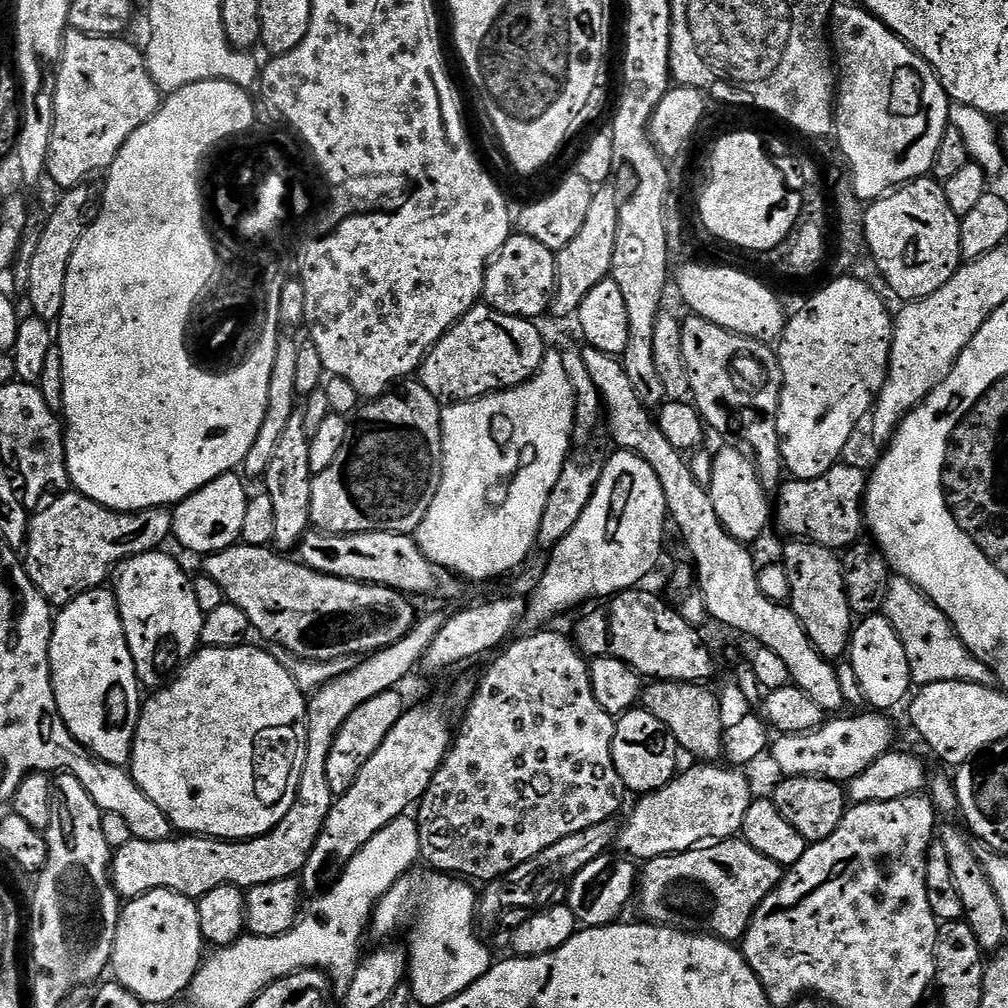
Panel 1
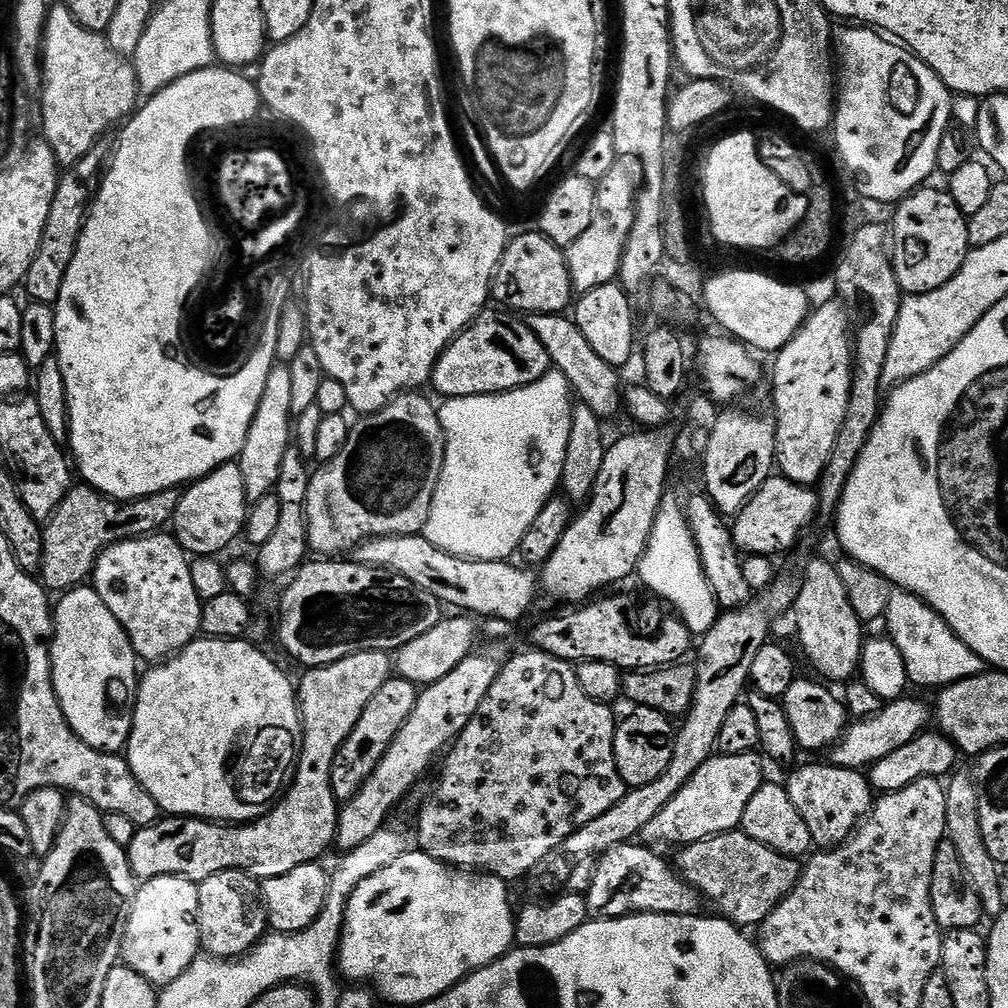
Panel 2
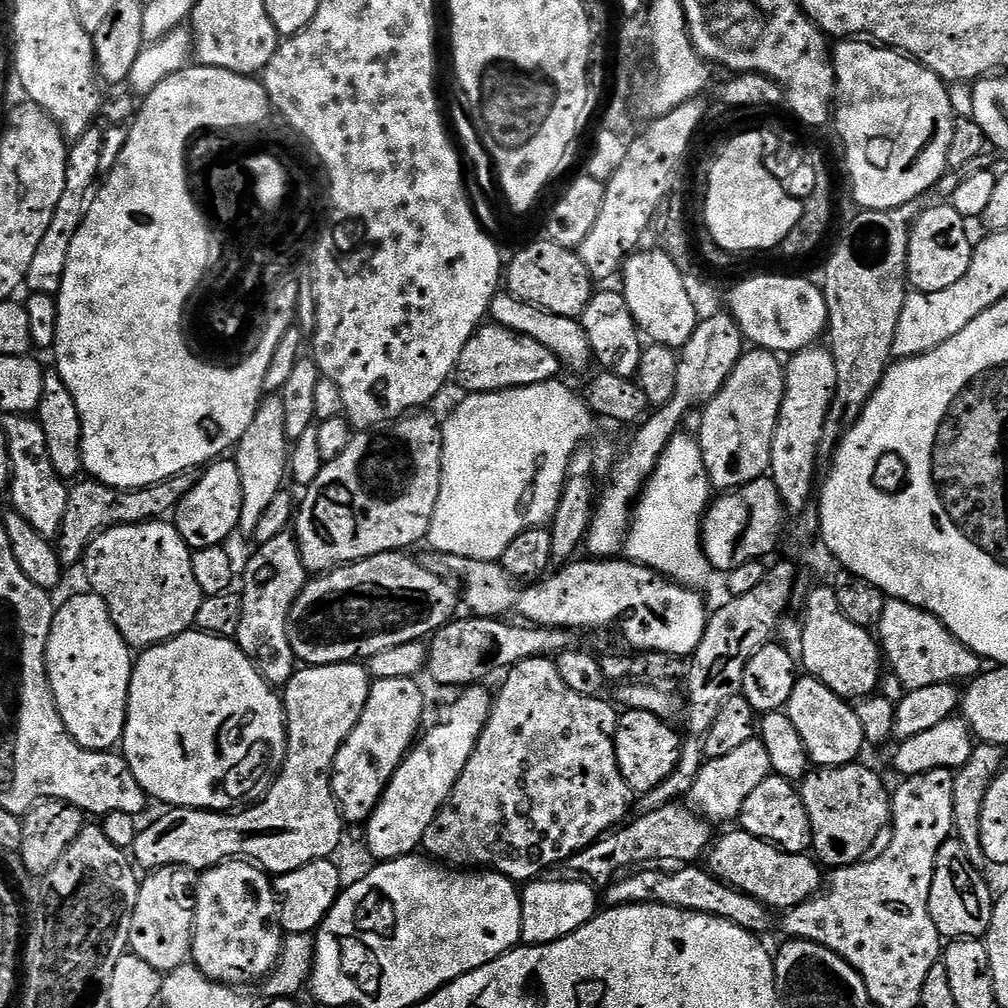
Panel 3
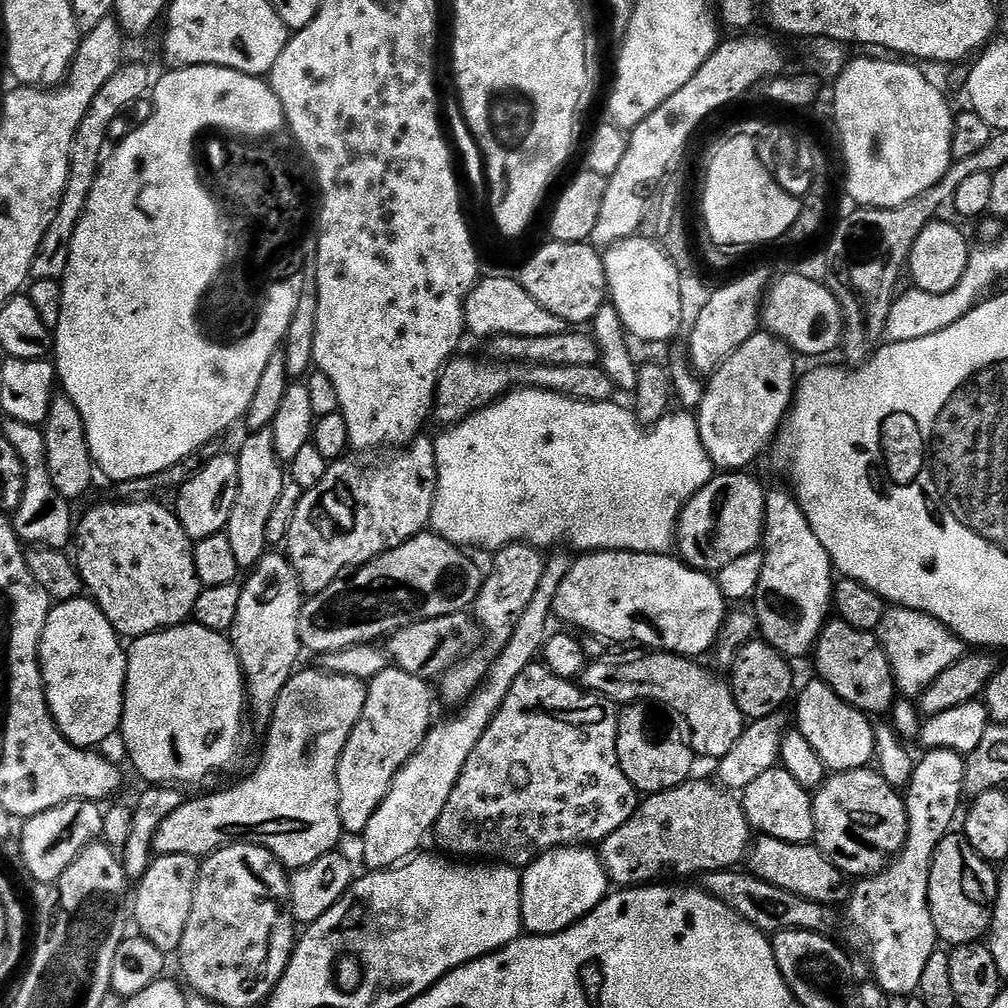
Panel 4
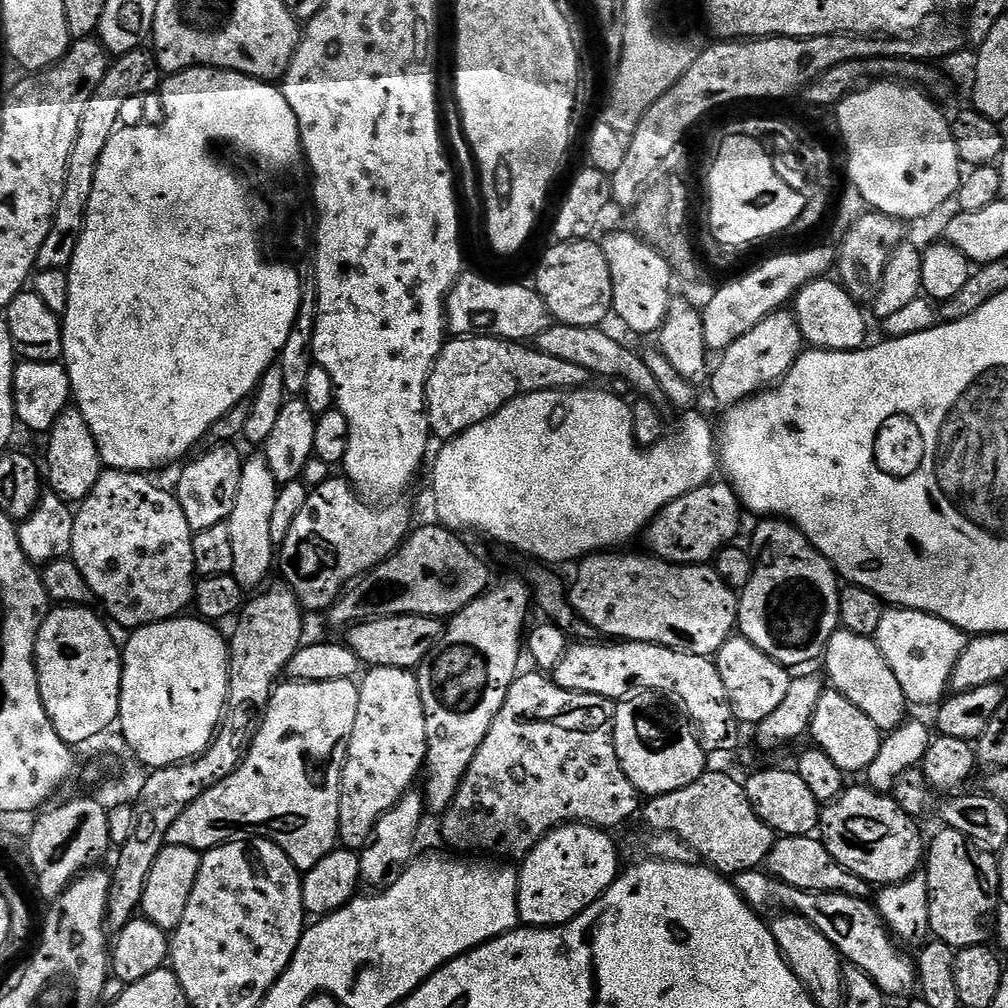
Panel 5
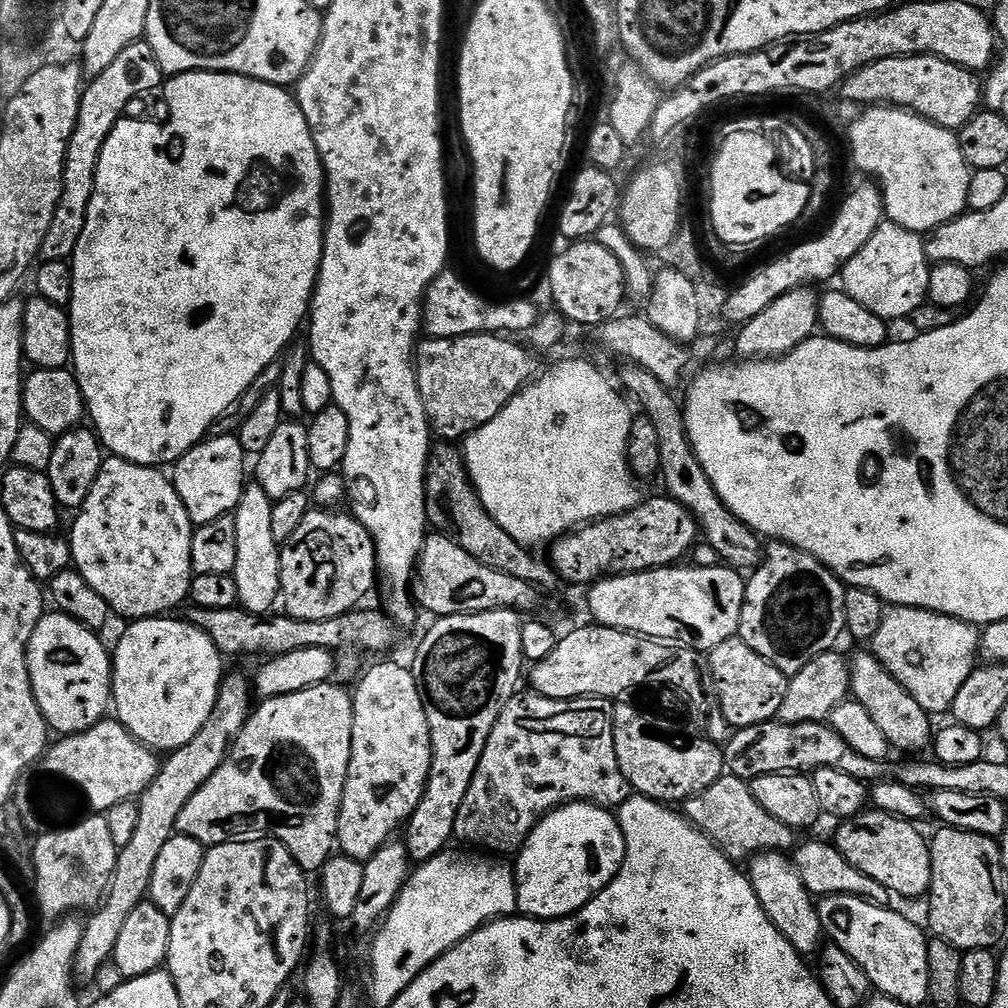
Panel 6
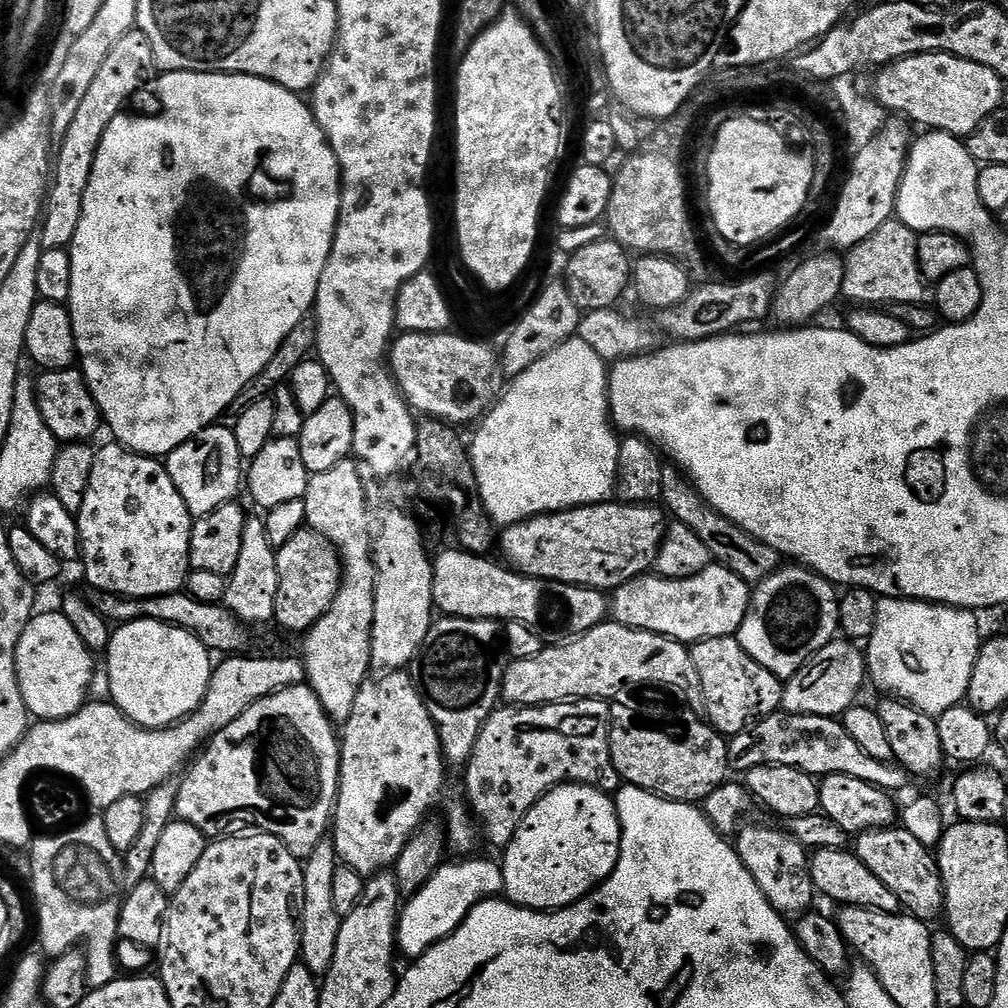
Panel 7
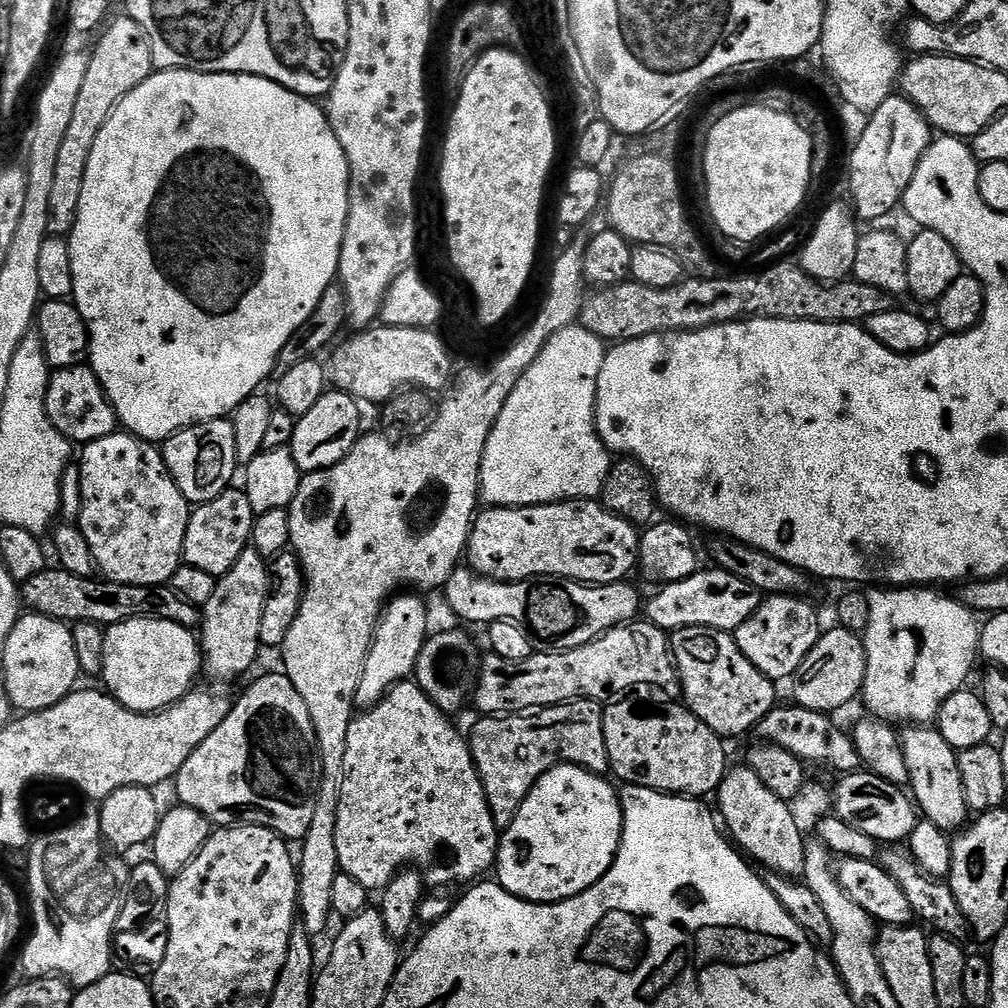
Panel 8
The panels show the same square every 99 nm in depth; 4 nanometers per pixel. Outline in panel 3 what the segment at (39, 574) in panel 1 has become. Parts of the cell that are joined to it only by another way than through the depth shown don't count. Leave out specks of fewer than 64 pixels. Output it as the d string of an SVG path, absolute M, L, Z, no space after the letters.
M193 470L174 474L162 482L154 482L145 488L115 488L106 486L100 480L81 479L68 490L66 518L62 518L62 530L55 537L56 553L65 566L79 565L84 558L88 544L99 532L119 524L145 524L147 520L162 520L171 517L176 508L194 490L200 480L200 472Z

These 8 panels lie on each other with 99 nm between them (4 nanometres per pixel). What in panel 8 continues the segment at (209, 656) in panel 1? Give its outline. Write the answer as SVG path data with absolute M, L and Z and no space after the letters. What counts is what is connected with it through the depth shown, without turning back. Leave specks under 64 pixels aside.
M143 616L133 620L123 620L117 624L107 625L104 637L106 650L104 651L103 687L123 707L132 712L161 712L164 708L177 704L182 697L193 691L196 675L202 672L202 649L194 635L193 629L183 628L174 622L166 622L158 618Z

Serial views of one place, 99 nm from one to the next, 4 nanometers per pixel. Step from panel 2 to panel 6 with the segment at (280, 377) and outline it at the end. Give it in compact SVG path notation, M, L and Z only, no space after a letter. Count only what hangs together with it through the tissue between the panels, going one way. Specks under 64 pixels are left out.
M252 482L247 485L234 513L238 526L238 562L234 566L232 577L234 582L238 582L239 607L246 612L253 612L255 616L271 613L275 609L272 607L275 604L277 607L280 600L280 550L282 545L274 542L274 525L270 522L273 503L266 494L266 490L262 490L260 484Z

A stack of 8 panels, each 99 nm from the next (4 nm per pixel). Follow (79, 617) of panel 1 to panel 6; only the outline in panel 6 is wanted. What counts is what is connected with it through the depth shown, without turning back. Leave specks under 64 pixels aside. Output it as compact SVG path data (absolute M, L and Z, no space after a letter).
M49 611L38 622L28 643L28 673L32 693L49 729L61 737L90 730L109 715L112 704L110 648L91 628L58 611Z

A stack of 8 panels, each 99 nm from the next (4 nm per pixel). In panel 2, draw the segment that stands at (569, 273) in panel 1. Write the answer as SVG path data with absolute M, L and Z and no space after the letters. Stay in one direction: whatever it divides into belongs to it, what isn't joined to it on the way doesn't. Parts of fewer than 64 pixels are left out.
M617 162L610 174L604 176L602 186L597 187L594 218L590 218L586 234L582 234L582 238L575 240L566 250L573 293L583 294L596 290L613 283L620 275L626 238L630 238L630 226L634 226L636 213L638 176L633 172L627 172L623 163Z

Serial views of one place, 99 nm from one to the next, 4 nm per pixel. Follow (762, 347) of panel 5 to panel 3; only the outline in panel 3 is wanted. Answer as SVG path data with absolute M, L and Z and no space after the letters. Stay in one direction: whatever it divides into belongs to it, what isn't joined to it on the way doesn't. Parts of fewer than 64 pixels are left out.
M753 347L740 357L720 393L704 405L702 434L698 439L713 489L741 488L771 469L774 430L786 390L785 367L777 353Z

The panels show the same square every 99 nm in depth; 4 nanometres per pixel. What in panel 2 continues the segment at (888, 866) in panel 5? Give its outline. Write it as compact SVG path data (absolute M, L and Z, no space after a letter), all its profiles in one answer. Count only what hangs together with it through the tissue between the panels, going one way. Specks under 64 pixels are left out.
M825 762L825 764L804 764L801 768L793 767L786 779L786 787L790 794L790 802L794 802L798 814L802 814L806 827L810 829L810 838L817 849L827 850L844 843L858 825L872 811L874 792L870 787L870 780L863 771L855 768L839 768L837 764Z

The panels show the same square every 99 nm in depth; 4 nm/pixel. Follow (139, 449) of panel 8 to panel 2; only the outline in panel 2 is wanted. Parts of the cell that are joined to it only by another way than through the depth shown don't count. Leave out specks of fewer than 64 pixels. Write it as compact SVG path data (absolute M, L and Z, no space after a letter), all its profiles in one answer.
M164 535L139 536L133 540L111 544L100 553L90 577L91 587L96 589L102 602L110 606L110 614L114 614L114 618L118 618L118 622L126 630L141 661L170 660L201 635L200 623L204 606L198 590L194 590L194 578L190 578L192 565L189 553L185 552L184 547L177 542L175 535Z

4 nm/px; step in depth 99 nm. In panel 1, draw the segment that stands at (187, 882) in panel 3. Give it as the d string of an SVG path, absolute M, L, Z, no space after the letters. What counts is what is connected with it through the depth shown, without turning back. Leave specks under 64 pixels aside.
M154 890L153 892L147 892L142 894L137 900L127 901L121 907L120 921L118 922L118 934L116 935L116 945L112 951L112 963L110 965L110 972L113 976L115 983L121 984L126 990L130 990L132 994L137 996L140 1000L143 1000L145 1005L152 1006L152 1004L168 1004L176 995L187 993L192 980L196 976L196 972L200 969L202 963L202 955L200 951L206 948L206 941L202 930L200 929L200 923L198 922L198 910L196 909L197 901L188 899L187 896L178 894L177 892L171 892L170 890Z

